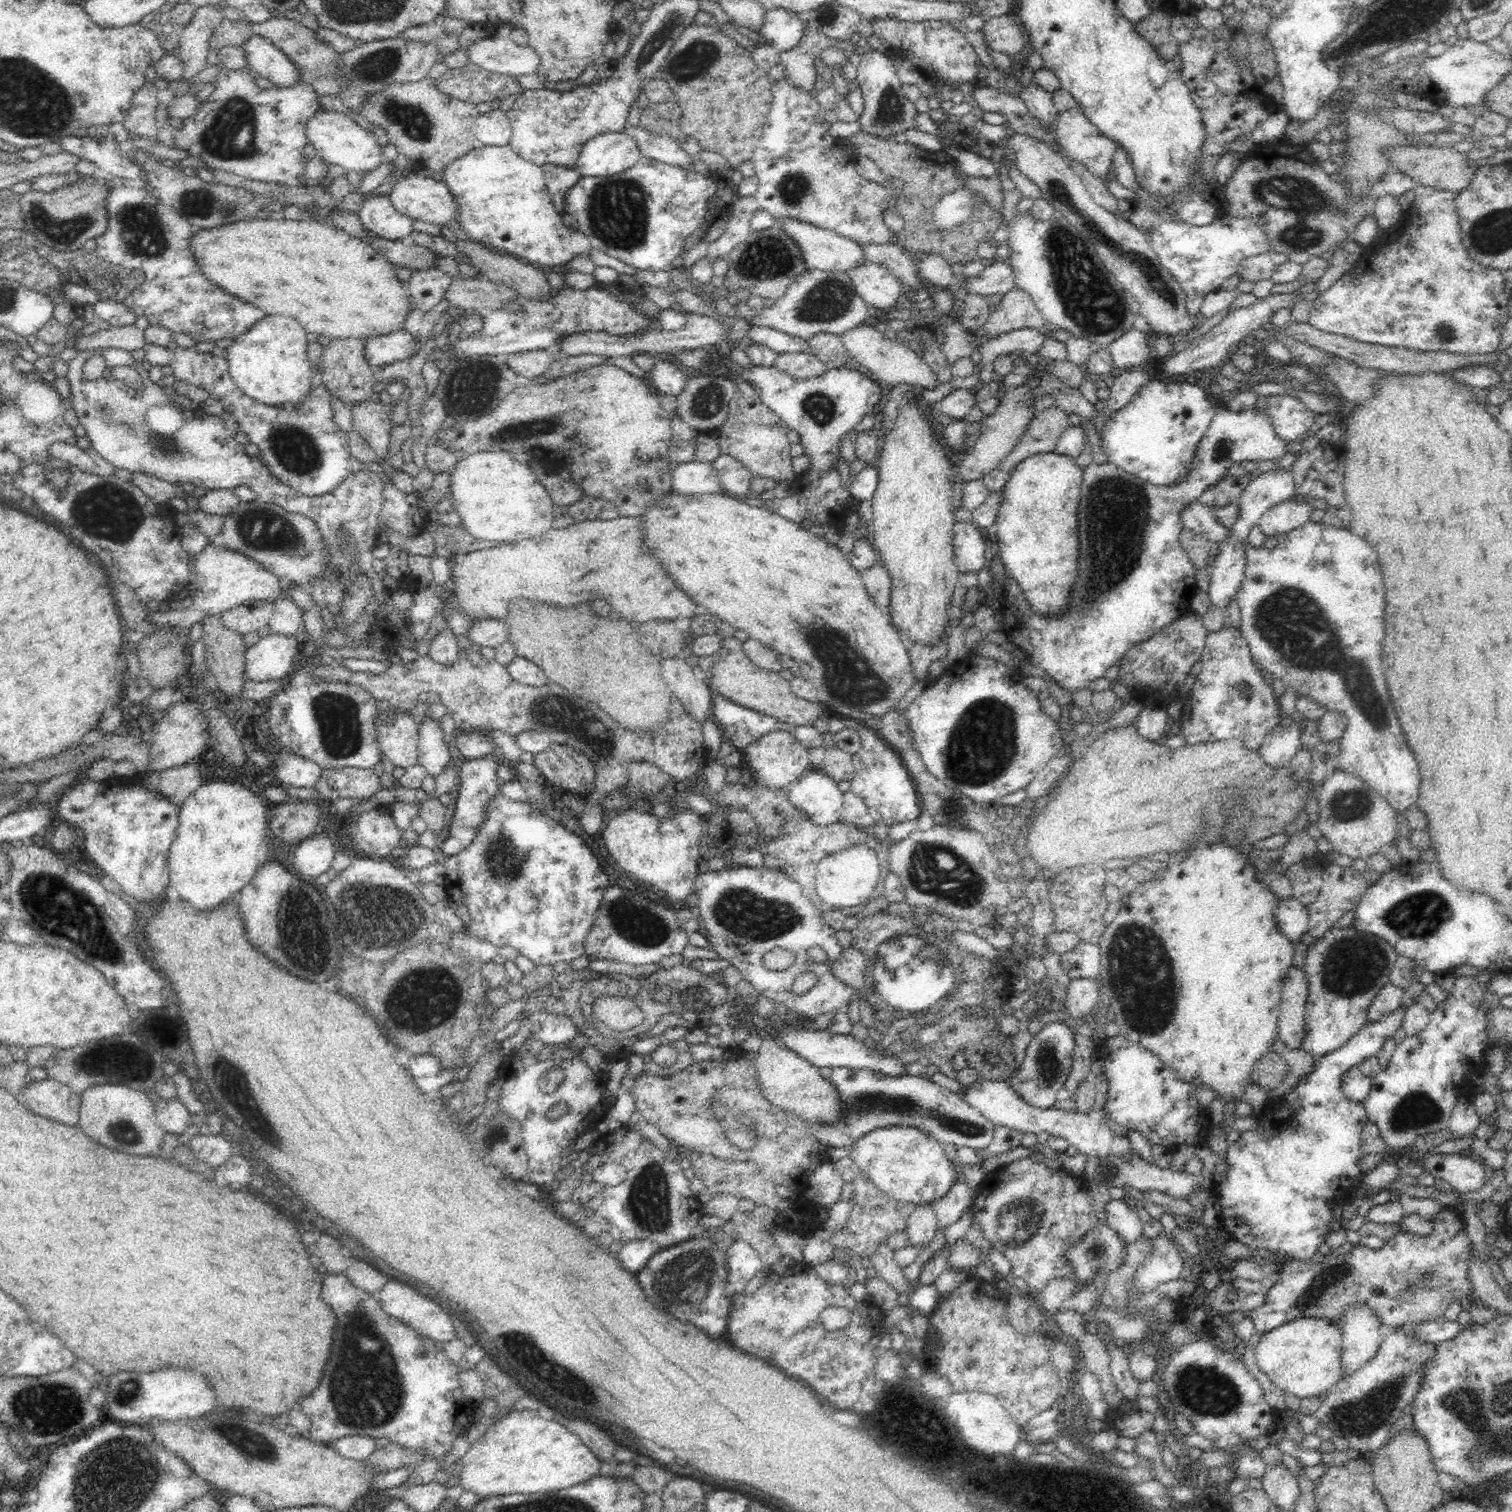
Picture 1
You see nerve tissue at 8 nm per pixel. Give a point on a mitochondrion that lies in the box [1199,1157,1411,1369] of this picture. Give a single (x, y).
(1337, 1274)

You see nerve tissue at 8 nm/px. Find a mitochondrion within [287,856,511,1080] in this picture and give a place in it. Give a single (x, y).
(378, 915)

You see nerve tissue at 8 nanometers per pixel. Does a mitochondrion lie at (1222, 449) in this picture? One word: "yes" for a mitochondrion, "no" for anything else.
yes

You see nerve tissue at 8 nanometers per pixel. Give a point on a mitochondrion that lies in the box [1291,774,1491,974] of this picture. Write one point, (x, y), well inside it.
(1424, 913)

